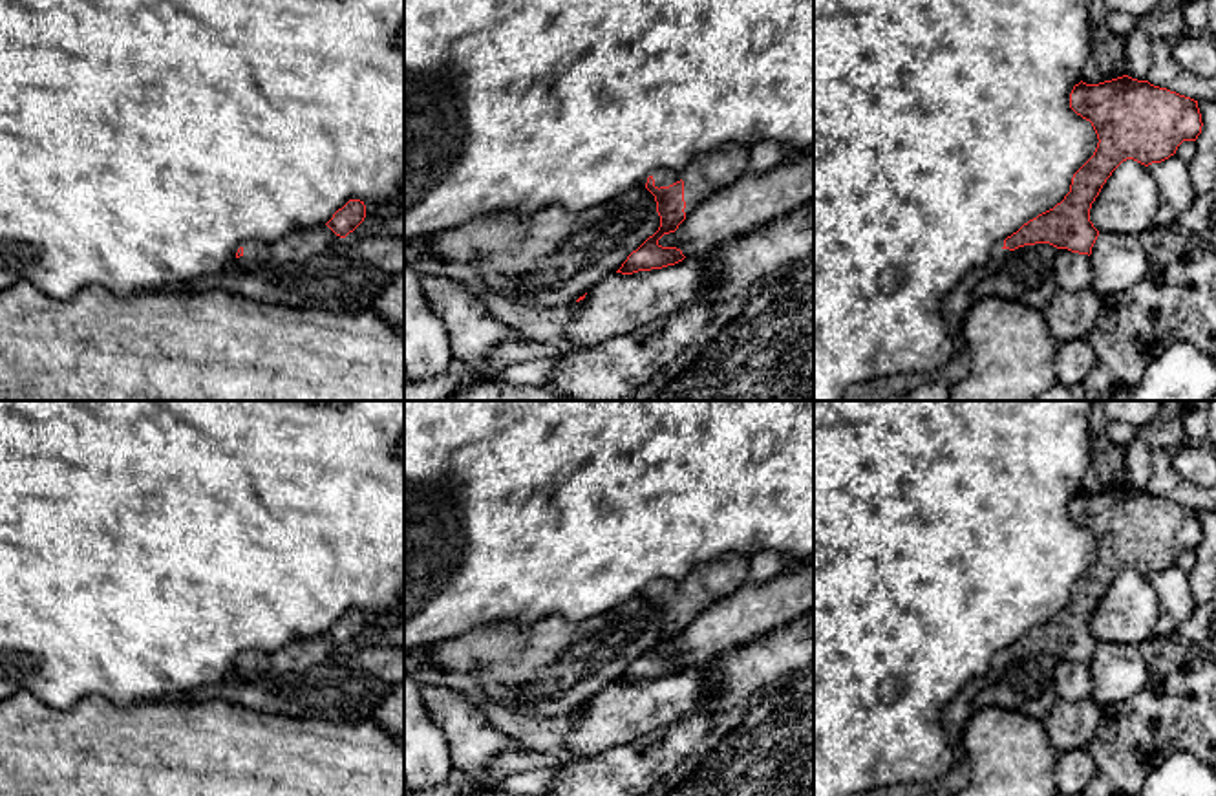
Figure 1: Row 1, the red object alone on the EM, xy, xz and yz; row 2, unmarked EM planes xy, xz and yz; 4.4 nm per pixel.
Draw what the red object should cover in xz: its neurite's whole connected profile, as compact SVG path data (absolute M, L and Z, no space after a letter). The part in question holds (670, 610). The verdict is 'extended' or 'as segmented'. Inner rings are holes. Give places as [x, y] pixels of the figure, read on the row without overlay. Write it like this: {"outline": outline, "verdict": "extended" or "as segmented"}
{"outline": "M731 553L700 567L688 582L653 580L644 595L655 606L660 637L627 666L616 683L633 684L682 672L686 666L680 659L662 657L658 650L675 642L702 609L733 595L748 582L748 560Z", "verdict": "extended"}

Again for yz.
{"outline": "M1128 485L1099 494L1081 490L1070 503L1070 518L1092 532L1097 558L1073 584L1061 613L993 657L987 684L1024 655L1050 653L1090 666L1099 646L1090 619L1112 582L1126 569L1161 573L1183 551L1196 551L1203 536L1198 511Z", "verdict": "extended"}

